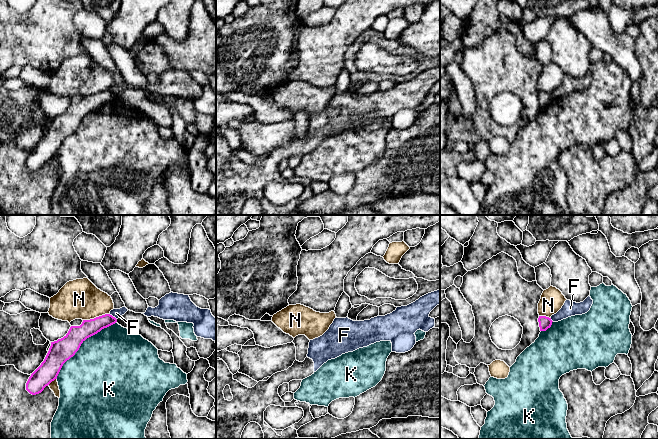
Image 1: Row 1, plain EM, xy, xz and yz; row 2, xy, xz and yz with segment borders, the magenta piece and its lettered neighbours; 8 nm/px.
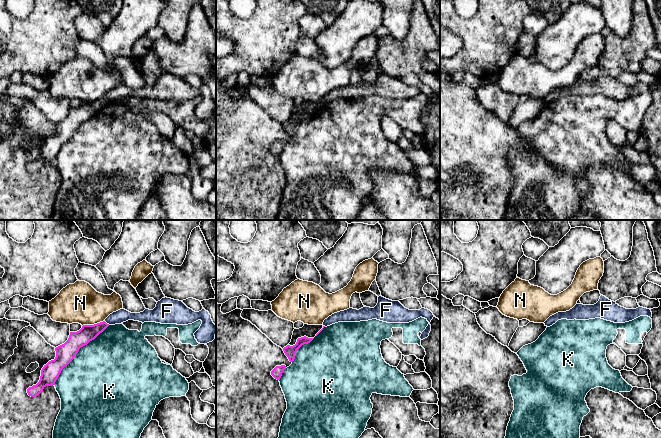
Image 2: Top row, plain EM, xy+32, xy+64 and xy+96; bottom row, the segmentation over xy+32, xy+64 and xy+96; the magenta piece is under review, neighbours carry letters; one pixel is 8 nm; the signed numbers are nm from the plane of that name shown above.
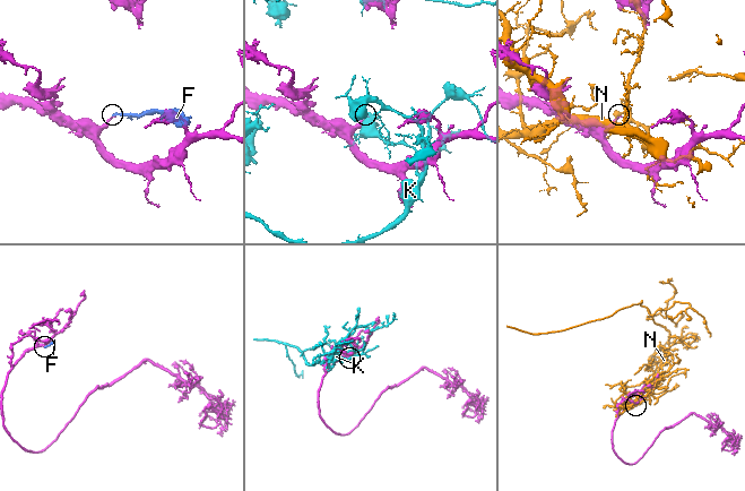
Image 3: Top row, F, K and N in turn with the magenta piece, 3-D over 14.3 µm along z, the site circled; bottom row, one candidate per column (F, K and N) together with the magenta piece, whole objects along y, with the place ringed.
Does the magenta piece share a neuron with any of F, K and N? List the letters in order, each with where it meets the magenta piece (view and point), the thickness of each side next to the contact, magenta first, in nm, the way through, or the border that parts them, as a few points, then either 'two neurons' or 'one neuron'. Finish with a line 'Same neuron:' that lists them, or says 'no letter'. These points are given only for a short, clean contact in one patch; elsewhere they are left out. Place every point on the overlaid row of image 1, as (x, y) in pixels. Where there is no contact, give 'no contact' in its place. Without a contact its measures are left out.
F: xy (112, 316) | 140/70 nm | along xy (109, 313), (116, 319) | two neurons
K: xy (81, 343) | 180/480 nm | two neurons
N: xy (96, 317) | 150/320 nm | two neurons
Same neuron: no letter

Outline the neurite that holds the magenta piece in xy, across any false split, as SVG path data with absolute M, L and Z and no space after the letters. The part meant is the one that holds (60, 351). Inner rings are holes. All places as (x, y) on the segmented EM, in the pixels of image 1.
M105 314L94 319L83 320L80 326L71 326L63 338L51 342L44 361L29 377L26 390L32 395L41 393L46 386L57 379L63 364L75 355L87 338L116 322L115 317Z

